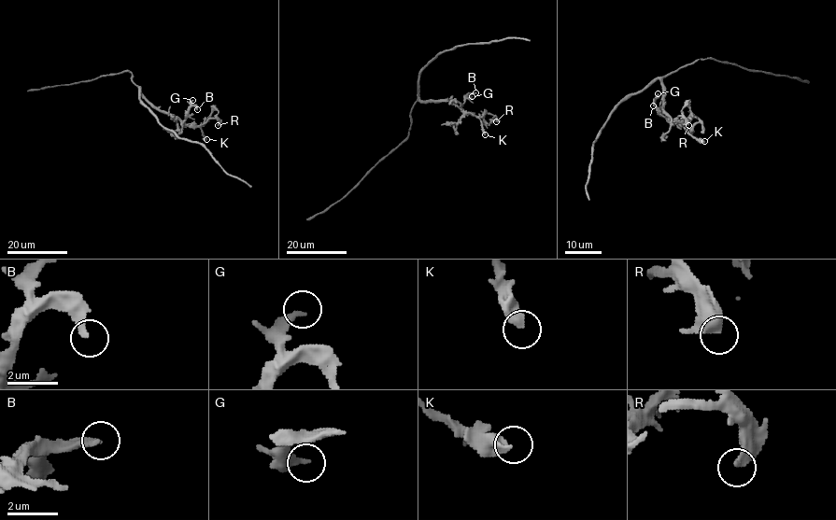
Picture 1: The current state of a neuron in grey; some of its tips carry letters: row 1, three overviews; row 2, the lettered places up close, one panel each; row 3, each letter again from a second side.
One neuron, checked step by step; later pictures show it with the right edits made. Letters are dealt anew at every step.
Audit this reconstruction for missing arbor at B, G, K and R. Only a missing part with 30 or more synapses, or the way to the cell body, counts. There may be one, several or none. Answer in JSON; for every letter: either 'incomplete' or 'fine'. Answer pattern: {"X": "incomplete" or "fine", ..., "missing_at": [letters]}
{"B": "fine", "G": "fine", "K": "fine", "R": "fine", "missing_at": []}

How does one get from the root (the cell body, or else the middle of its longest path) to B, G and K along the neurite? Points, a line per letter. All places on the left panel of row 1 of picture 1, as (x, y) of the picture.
B: (138, 87), (148, 101), (159, 109), (173, 114), (181, 122), (191, 106), (197, 109)
G: (138, 87), (148, 101), (159, 109), (173, 114), (181, 122), (192, 100)
K: (138, 87), (141, 93), (159, 109), (177, 116), (186, 124), (197, 125), (206, 139)

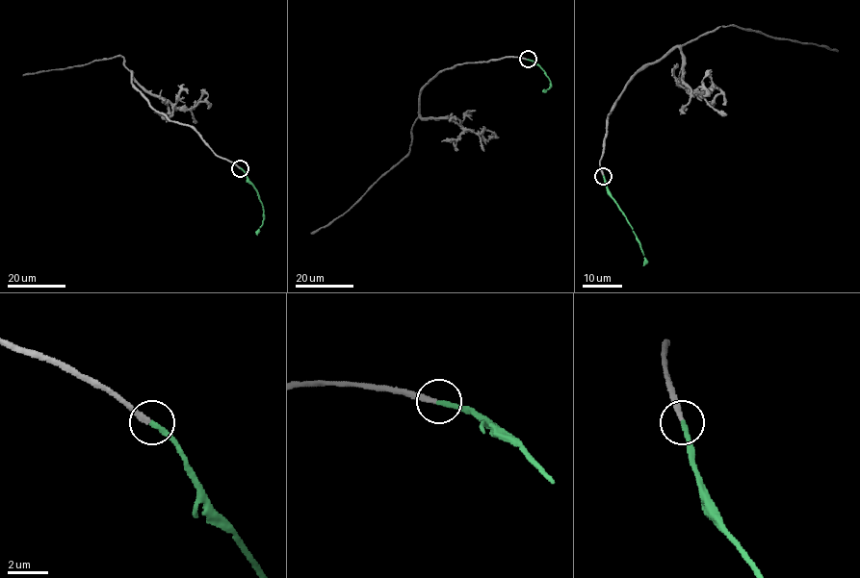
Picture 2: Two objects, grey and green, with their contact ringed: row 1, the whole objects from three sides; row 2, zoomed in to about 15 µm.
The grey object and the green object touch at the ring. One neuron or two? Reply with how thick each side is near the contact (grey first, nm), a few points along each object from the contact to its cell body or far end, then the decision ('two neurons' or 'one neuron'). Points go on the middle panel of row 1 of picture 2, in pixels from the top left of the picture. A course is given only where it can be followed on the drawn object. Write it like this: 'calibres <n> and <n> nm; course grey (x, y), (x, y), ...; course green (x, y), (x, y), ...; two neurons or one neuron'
calibres 260 and 260 nm; course grey (527, 60), (506, 57), (466, 62), (435, 75), (421, 92), (409, 152), (346, 212), (310, 233); course green (528, 60), (535, 62), (549, 80), (549, 87), (543, 89); one neuron

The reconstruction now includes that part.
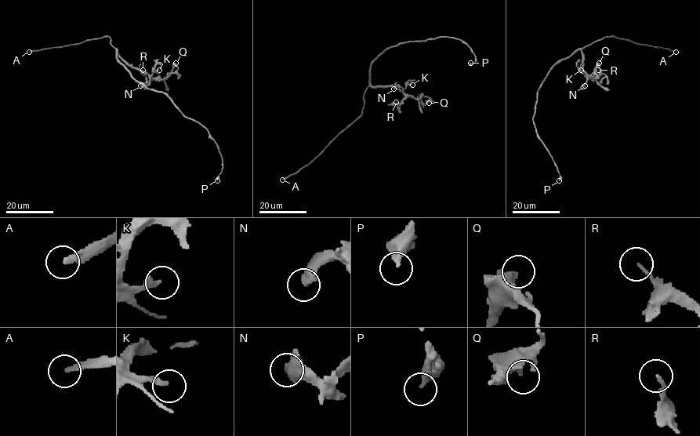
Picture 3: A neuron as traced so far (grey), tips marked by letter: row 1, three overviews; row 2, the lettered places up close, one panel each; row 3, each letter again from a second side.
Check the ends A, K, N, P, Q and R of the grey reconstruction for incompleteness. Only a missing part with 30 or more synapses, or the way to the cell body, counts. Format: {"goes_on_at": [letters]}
{"goes_on_at": ["A"]}

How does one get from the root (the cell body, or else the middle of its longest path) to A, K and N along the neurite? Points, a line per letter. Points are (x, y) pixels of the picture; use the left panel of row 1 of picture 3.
A: (124, 67), (117, 59), (117, 50), (110, 44), (109, 36), (29, 52)
K: (124, 67), (117, 59), (117, 49), (124, 59), (132, 67), (143, 70), (150, 76), (159, 70)
N: (124, 67), (117, 59), (117, 49), (124, 59), (148, 75), (150, 83), (145, 87), (140, 85)

